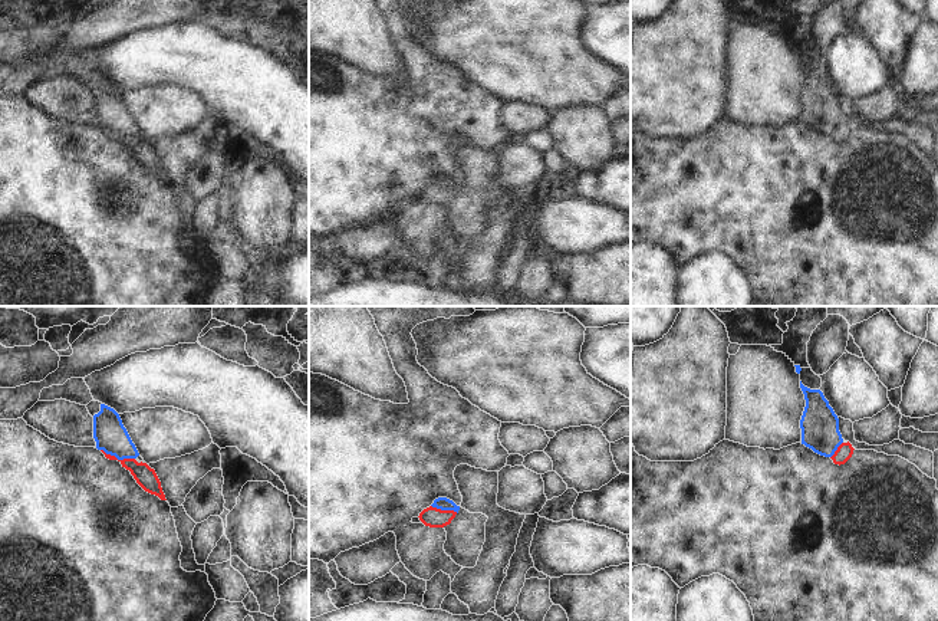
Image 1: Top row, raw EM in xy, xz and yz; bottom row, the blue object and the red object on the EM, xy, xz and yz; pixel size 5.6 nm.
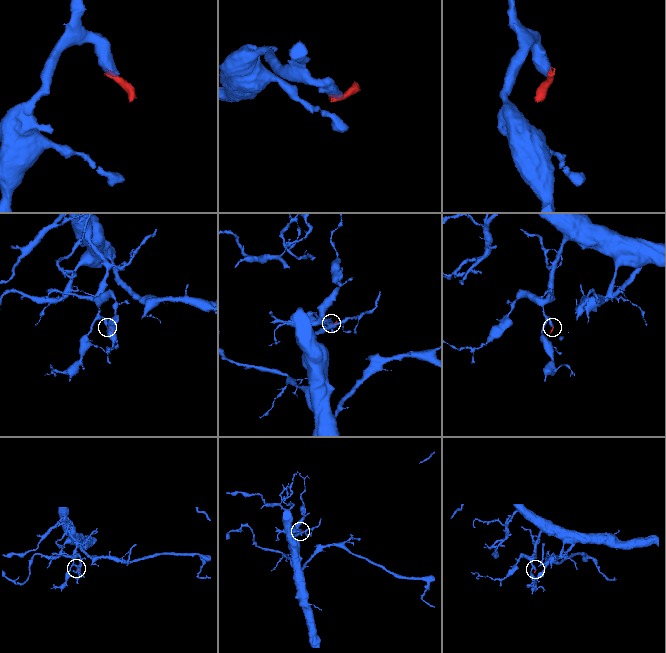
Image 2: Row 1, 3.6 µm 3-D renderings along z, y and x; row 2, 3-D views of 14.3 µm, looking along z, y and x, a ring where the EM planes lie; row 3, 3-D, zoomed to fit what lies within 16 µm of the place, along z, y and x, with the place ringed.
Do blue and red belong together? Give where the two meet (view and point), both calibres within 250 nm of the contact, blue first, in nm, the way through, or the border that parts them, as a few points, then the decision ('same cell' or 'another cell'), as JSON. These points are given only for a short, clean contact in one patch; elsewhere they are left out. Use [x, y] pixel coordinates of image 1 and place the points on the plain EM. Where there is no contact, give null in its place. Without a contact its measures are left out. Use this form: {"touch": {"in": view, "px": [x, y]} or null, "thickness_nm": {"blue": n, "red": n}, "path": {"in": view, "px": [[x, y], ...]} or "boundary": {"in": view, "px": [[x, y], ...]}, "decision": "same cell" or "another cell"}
{"touch": {"in": "xy", "px": [118, 137]}, "thickness_nm": {"blue": 180, "red": 120}, "boundary": {"in": "xy", "px": [[101, 127], [118, 137], [134, 137]]}, "decision": "another cell"}

